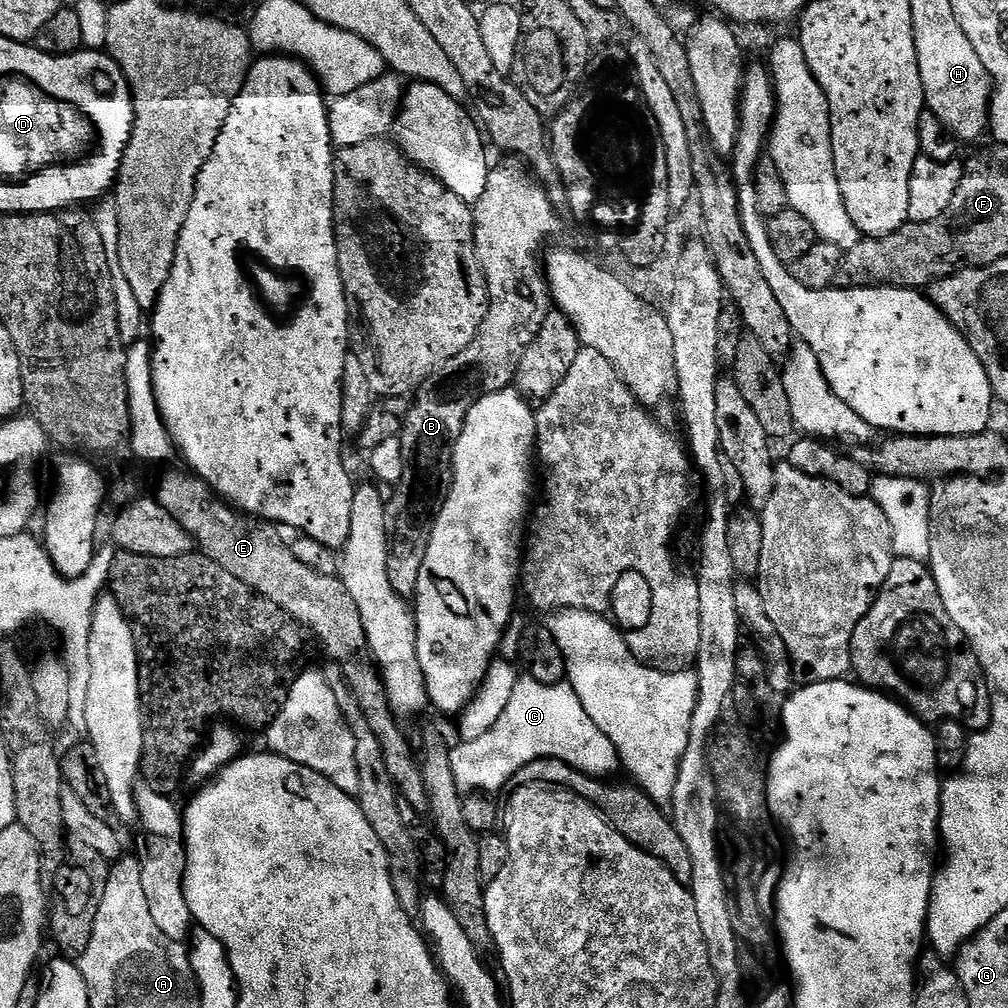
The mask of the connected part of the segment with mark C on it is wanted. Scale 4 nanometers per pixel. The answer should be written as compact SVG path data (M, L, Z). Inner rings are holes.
M525 675L517 679L514 695L498 722L482 738L460 740L457 745L451 749L449 758L454 779L464 794L496 794L499 788L507 789L514 774L535 760L561 760L593 778L611 777L611 772L619 773L622 768L614 742L594 726L571 684L543 684Z

